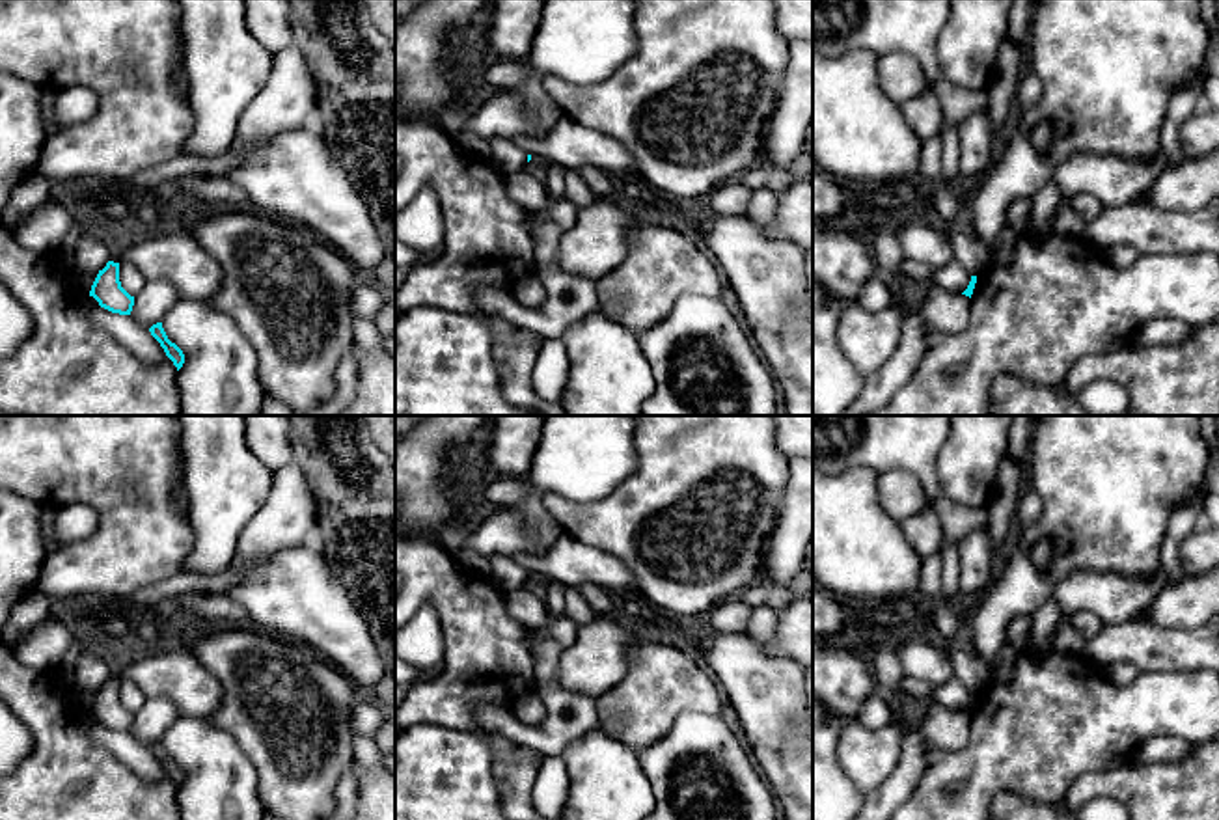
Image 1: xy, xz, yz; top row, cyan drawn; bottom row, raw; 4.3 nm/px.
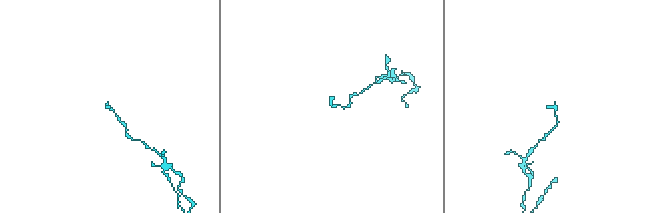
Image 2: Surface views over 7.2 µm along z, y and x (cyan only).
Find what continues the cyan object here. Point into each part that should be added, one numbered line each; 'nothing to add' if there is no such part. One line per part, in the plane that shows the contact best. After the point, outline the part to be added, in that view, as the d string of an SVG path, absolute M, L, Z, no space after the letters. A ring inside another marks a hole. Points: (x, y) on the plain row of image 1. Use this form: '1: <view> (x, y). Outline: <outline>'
nothing to add

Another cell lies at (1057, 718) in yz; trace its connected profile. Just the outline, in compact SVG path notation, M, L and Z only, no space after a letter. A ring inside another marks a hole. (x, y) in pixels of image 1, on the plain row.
M1051 650L1036 660L1021 652L1007 682L988 684L977 691L971 712L971 738L966 747L947 751L926 740L926 766L913 794L889 820L992 820L993 798L1010 792L1055 807L1070 785L1092 772L1107 772L1131 760L1137 745L1159 734L1178 736L1191 744L1212 740L1219 732L1219 676L1206 669L1139 671L1128 686L1111 684L1103 669L1085 654Z

